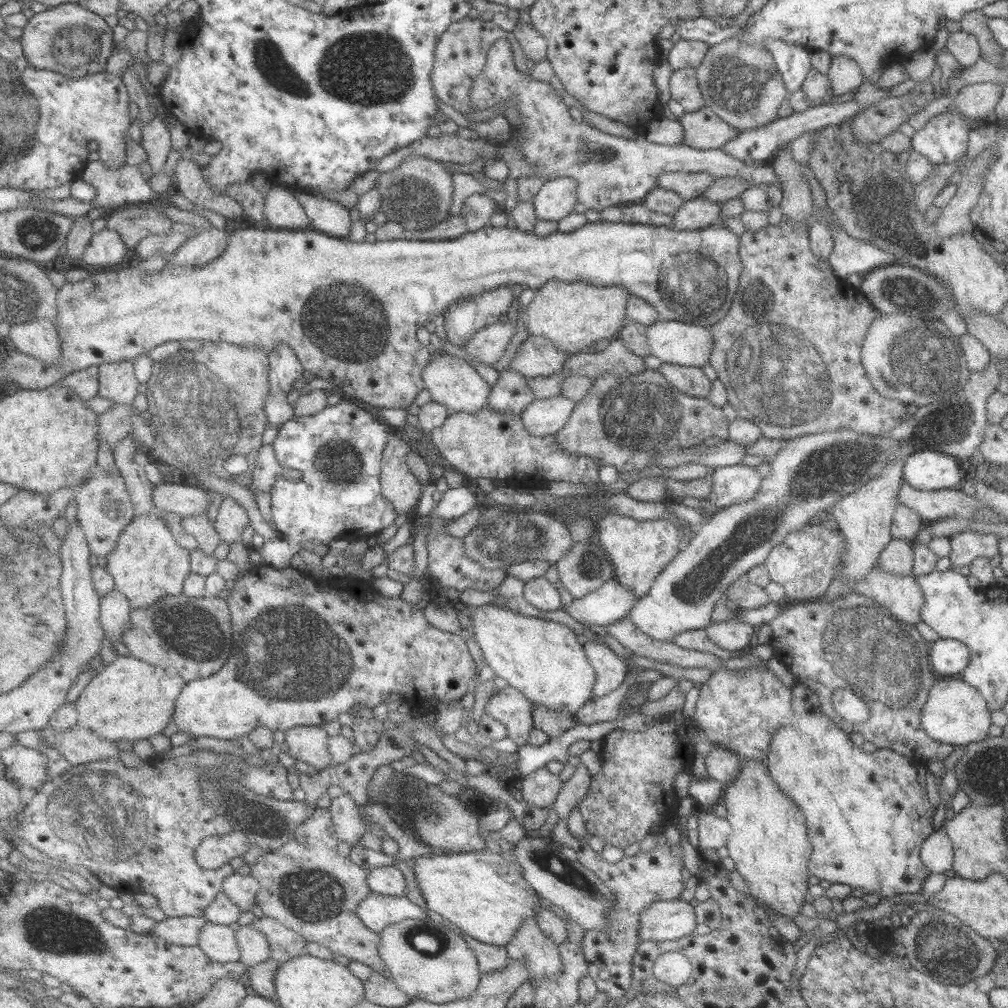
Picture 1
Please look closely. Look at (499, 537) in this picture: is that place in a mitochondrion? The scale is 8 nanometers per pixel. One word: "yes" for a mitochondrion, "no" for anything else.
yes

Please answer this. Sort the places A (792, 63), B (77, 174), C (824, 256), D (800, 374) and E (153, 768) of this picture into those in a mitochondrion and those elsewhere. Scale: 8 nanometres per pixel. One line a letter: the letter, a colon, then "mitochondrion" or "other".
A: other
B: other
C: other
D: mitochondrion
E: other

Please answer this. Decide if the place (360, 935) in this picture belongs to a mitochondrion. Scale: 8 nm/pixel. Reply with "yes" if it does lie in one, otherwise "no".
no

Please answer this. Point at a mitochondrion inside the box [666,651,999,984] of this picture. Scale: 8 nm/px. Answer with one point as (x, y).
(938, 948)

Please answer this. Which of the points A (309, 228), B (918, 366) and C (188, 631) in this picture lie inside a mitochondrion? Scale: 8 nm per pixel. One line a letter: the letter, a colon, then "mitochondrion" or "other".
A: other
B: mitochondrion
C: mitochondrion

